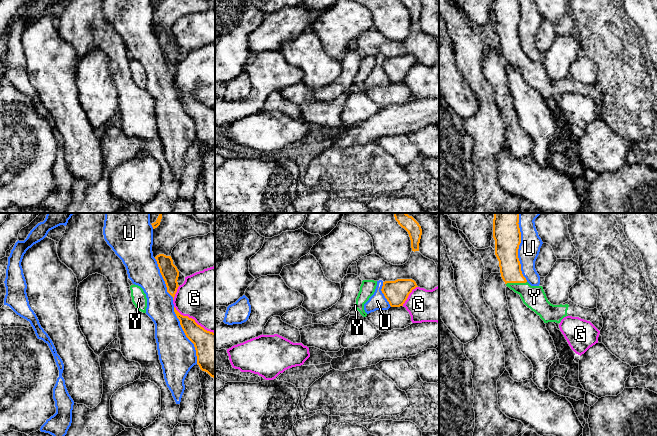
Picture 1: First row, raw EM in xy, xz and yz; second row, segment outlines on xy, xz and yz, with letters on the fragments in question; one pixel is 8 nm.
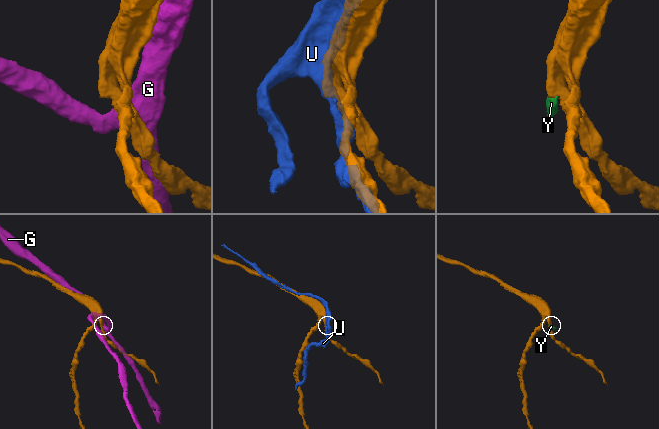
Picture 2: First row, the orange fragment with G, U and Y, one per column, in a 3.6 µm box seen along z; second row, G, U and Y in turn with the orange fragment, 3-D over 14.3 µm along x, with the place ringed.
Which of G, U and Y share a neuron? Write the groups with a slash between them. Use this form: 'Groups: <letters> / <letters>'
Groups: G / U / Y

